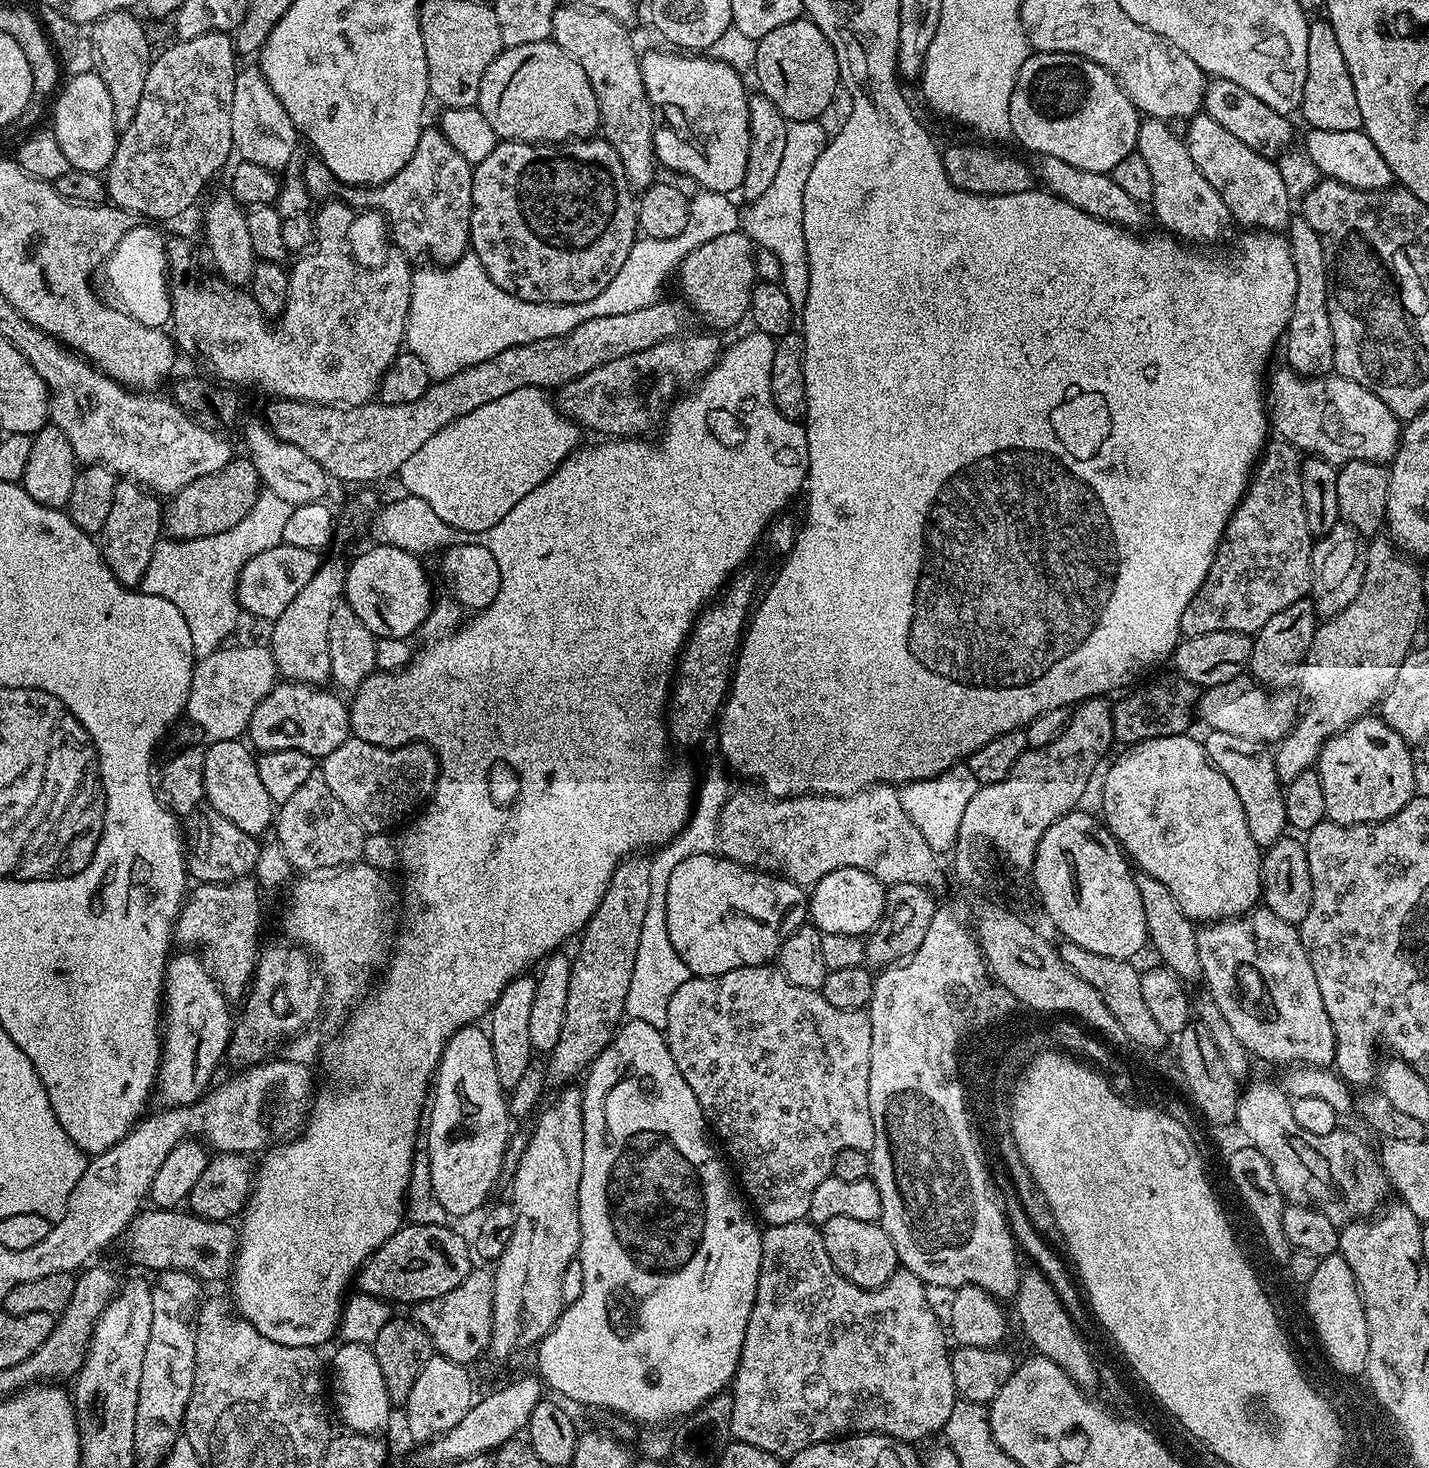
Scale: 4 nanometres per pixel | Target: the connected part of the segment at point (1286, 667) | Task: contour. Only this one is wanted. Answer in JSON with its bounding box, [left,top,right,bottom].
[1248,598,1317,690]

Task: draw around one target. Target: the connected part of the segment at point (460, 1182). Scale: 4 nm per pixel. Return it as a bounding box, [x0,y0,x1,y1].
[426,1024,511,1217]

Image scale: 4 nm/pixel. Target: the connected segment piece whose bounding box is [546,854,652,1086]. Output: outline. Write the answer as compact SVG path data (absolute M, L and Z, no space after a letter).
M633 854L621 860L610 878L610 886L606 886L606 894L602 894L602 902L598 902L598 910L594 910L579 937L580 949L571 957L572 973L562 1034L558 1034L558 1042L546 1056L549 1085L568 1086L575 1081L572 1079L576 1075L587 1073L592 1061L612 1043L612 1037L625 1019L630 974L634 974L638 938L642 938L642 921L646 918L646 905L650 899L651 865L651 859L644 854Z

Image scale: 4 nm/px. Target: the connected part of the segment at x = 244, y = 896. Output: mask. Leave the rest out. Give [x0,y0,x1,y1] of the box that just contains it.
[175,878,261,998]

